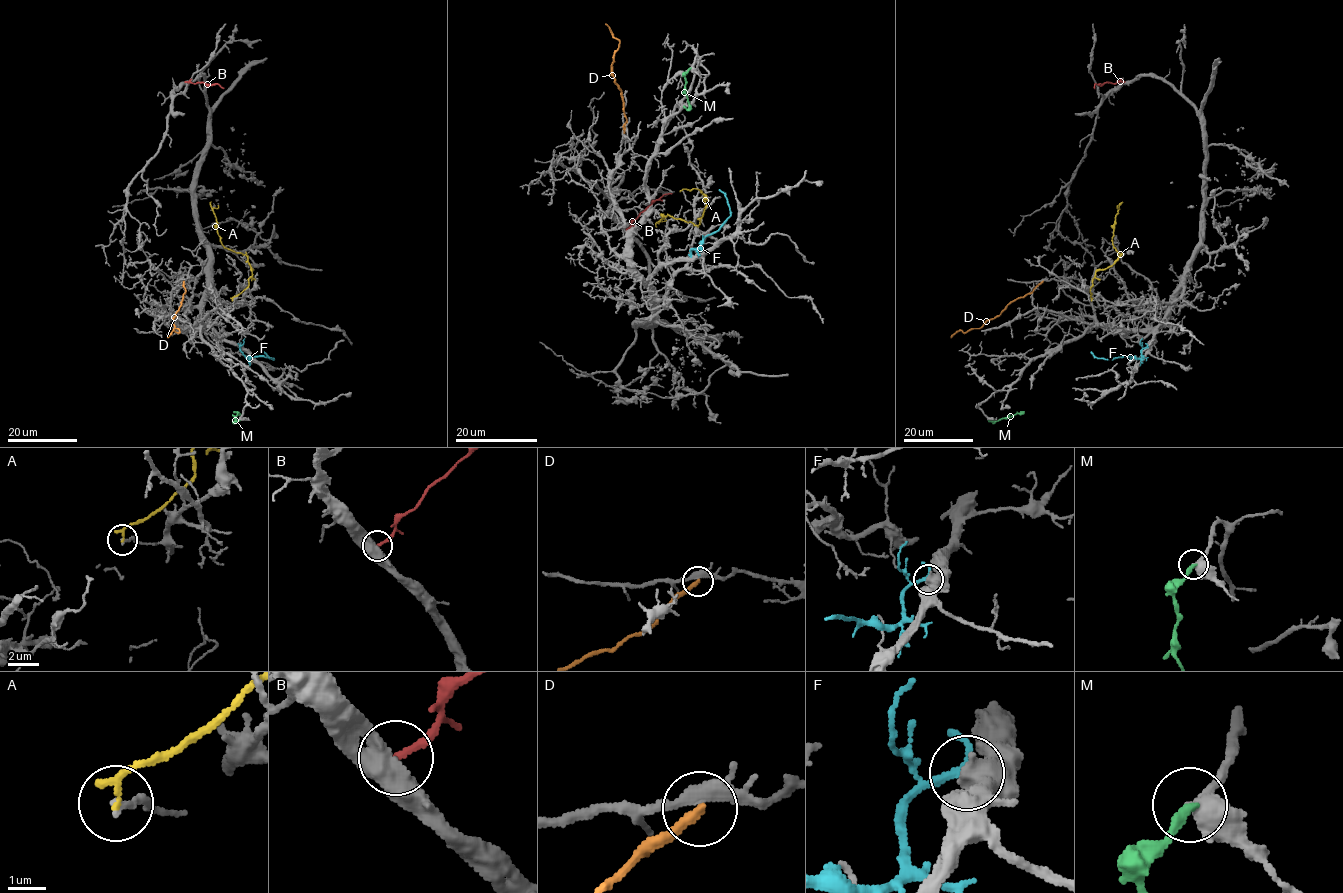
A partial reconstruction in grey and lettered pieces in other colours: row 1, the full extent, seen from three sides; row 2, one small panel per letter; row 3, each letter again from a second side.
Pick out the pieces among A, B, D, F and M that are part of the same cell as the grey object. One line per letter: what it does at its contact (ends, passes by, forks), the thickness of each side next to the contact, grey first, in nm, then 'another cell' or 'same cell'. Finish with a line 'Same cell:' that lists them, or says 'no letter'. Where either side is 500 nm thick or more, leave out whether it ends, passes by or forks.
A: it ends there; 160 nm thick on the grey side, 190 nm on the other; another cell
B: 550 nm thick on the grey side, 200 nm on the other; another cell
D: it ends there; 320 nm thick on the grey side, 280 nm on the other; another cell
F: 750 nm thick on the grey side, 200 nm on the other; another cell
M: it ends there; 420 nm thick on the grey side, 240 nm on the other; another cell
Same cell: no letter

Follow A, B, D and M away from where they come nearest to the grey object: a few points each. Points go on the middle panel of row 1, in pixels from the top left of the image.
A: (681, 190), (698, 188), (705, 194), (706, 207), (701, 221), (697, 224), (669, 215), (658, 221), (665, 220)
B: (626, 228), (648, 206), (672, 193)
D: (624, 133), (623, 96), (614, 81), (611, 63), (620, 41), (605, 24)
M: (689, 68), (684, 79), (688, 107), (683, 106)

